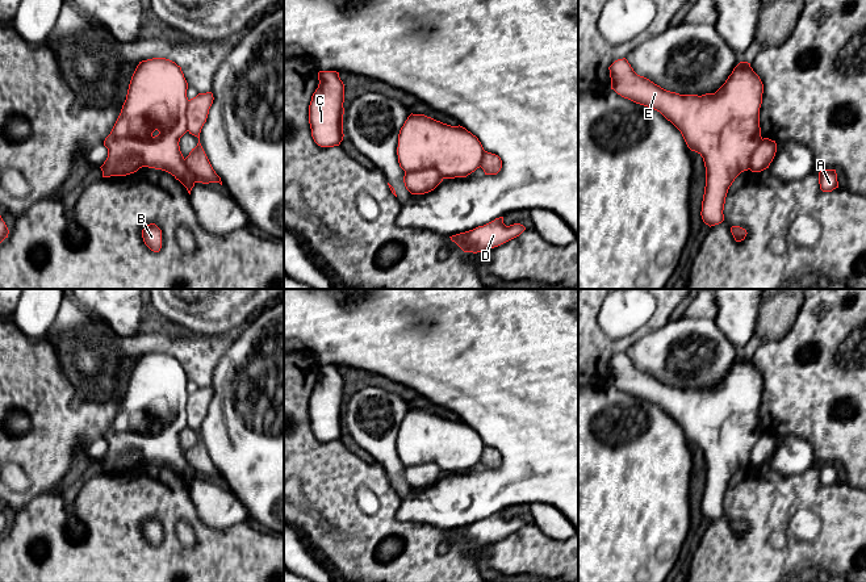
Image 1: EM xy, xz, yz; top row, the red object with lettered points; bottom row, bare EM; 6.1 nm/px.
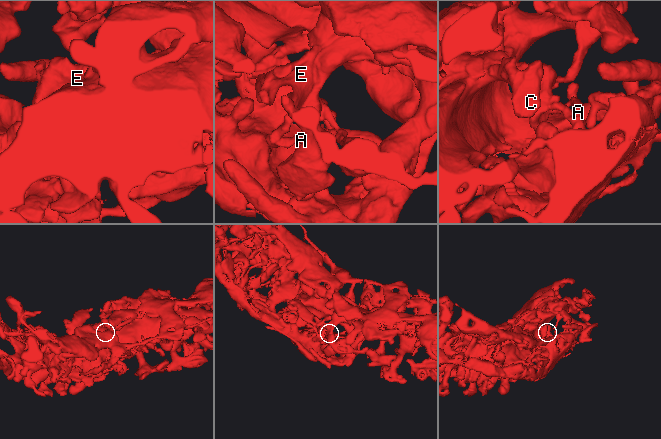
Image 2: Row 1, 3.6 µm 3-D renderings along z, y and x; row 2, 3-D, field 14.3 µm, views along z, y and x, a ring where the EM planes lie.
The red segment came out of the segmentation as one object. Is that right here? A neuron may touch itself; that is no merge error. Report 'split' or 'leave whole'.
split

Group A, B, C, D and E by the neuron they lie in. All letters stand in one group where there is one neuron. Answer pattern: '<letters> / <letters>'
A D / B C E

